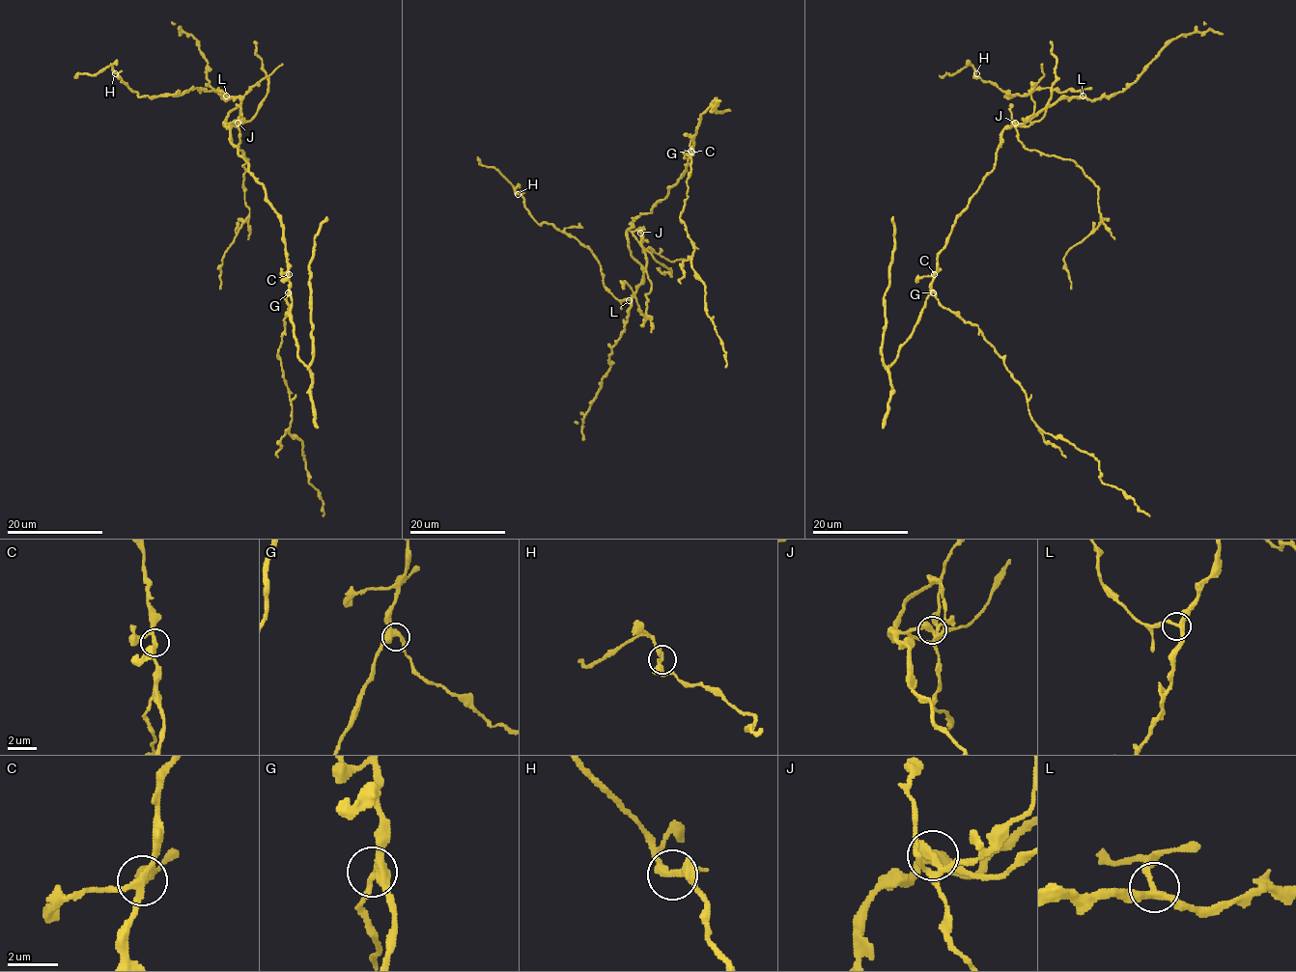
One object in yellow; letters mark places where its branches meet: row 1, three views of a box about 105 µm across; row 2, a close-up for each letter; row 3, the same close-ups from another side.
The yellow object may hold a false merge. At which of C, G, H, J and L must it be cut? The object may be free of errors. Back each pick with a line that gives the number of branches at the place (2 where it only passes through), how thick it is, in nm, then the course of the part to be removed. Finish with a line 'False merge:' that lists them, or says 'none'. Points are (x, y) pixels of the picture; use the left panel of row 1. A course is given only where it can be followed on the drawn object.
J: 4 | 240 nm | (238, 122), (239, 149), (248, 159), (243, 165), (249, 217), (221, 258), (219, 289)
False merge: J

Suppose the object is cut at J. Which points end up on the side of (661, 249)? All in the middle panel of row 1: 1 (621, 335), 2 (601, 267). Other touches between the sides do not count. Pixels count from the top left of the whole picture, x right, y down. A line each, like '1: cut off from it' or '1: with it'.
1: cut off from it
2: cut off from it

